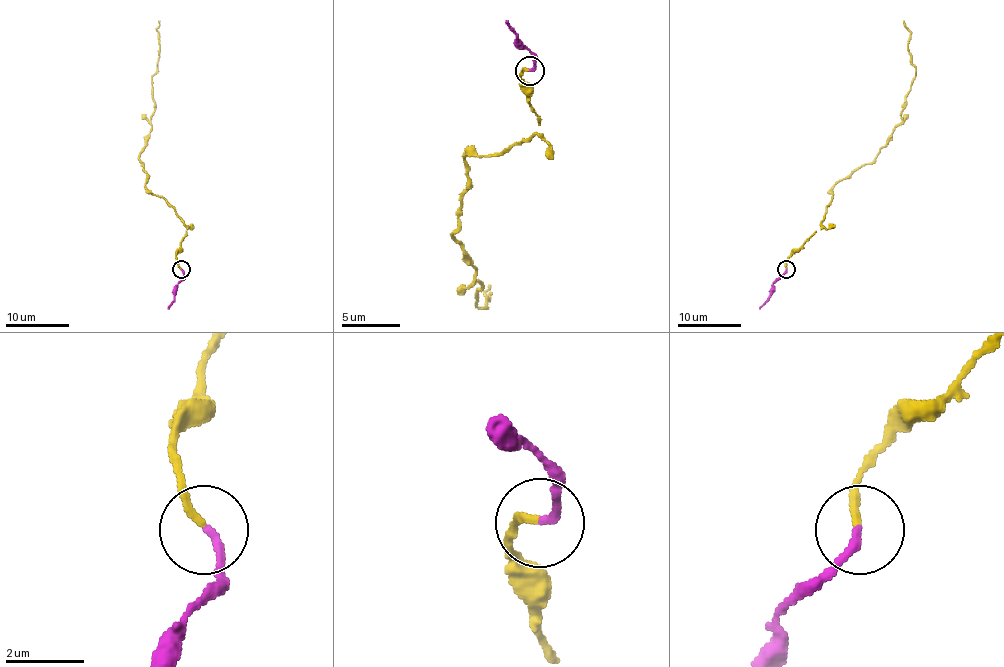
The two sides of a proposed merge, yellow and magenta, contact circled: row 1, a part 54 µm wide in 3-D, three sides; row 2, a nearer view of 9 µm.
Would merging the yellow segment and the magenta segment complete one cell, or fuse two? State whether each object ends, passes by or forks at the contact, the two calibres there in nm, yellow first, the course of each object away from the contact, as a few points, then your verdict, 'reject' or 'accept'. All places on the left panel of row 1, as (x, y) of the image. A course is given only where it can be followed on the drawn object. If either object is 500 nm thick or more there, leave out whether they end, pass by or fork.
yellow ends; magenta ends; calibres 190 and 200 nm; course yellow (181, 269), (176, 250), (186, 226), (172, 207), (146, 186), (148, 175), (140, 155), (151, 130), (159, 21); course magenta (181, 269), (183, 279), (168, 309); reject

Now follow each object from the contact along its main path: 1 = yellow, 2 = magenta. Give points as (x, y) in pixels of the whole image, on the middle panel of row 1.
1: (530, 70), (521, 90), (539, 134), (466, 158), (468, 190), (454, 237), (474, 267), (480, 308), (489, 284)
2: (530, 70), (533, 55), (518, 40), (507, 20)

